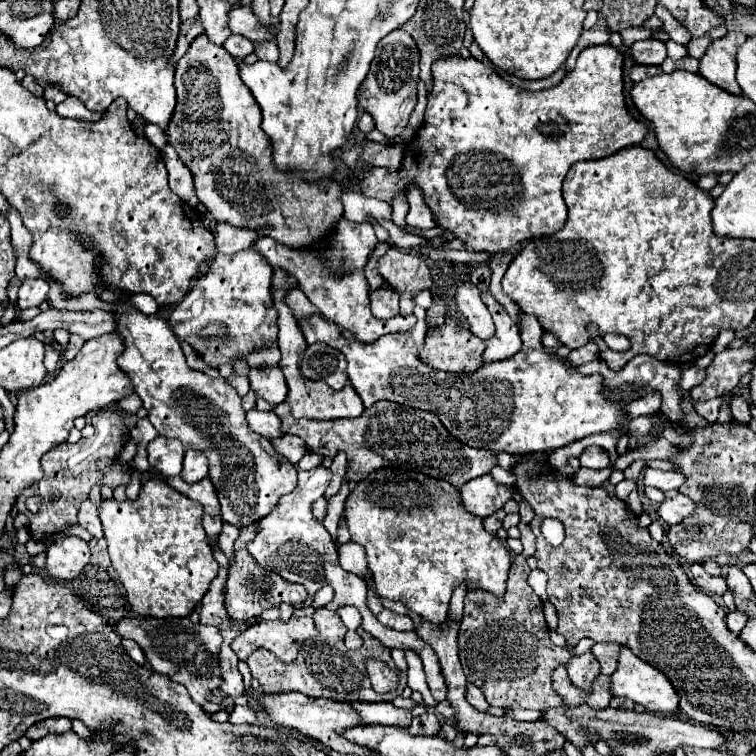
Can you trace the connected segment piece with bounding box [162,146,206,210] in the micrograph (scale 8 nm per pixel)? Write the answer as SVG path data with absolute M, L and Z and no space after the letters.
M166 146L166 148L162 150L162 158L164 158L164 164L166 164L166 168L168 168L170 190L174 190L174 194L180 196L182 200L186 200L190 206L194 206L194 208L200 206L198 210L206 210L206 206L200 204L200 200L196 198L190 170L188 170L186 164L176 156L176 152L174 152L172 146Z

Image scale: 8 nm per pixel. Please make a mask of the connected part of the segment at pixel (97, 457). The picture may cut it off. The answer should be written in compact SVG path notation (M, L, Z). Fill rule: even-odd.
M100 410L92 418L92 426L96 426L96 434L90 438L80 438L76 444L60 444L54 450L46 452L42 458L42 470L44 478L34 484L32 488L24 490L24 494L18 498L16 508L18 512L26 514L29 518L28 531L35 540L50 538L58 533L60 528L66 524L76 524L78 508L80 504L90 496L90 490L94 484L108 484L112 490L118 486L128 486L130 476L124 472L124 466L118 462L122 448L126 446L126 438L130 436L128 426L124 424L122 416L112 410ZM52 490L60 490L62 496L54 504L48 504L48 496ZM30 496L40 496L42 498L42 510L38 514L28 512L26 508L26 498ZM56 526L56 528L54 528Z

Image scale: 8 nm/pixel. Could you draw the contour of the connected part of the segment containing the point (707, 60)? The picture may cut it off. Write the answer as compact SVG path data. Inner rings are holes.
M728 32L722 40L712 42L706 56L700 60L700 74L730 94L742 94L736 82L736 52L746 42L742 32Z

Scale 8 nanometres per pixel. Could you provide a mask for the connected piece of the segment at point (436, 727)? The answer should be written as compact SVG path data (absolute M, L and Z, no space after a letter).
M426 712L418 718L414 718L412 726L408 728L412 734L418 734L418 736L424 736L424 734L438 734L440 732L440 722L436 718L434 712Z

